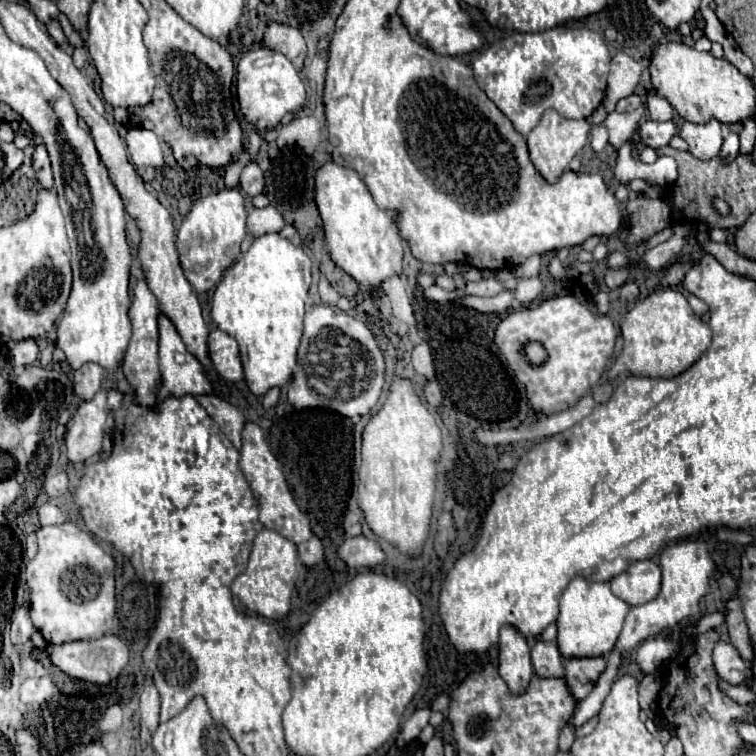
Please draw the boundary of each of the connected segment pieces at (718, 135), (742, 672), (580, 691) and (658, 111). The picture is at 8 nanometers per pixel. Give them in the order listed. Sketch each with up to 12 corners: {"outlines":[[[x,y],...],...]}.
{"outlines":[[[682,123],[688,151],[710,161],[722,147],[722,125]],[[714,645],[716,673],[730,685],[748,679],[750,663],[742,661],[734,645]],[[606,657],[566,659],[566,683],[582,701],[606,669]],[[648,95],[654,121],[670,121],[674,107],[660,95]]]}

